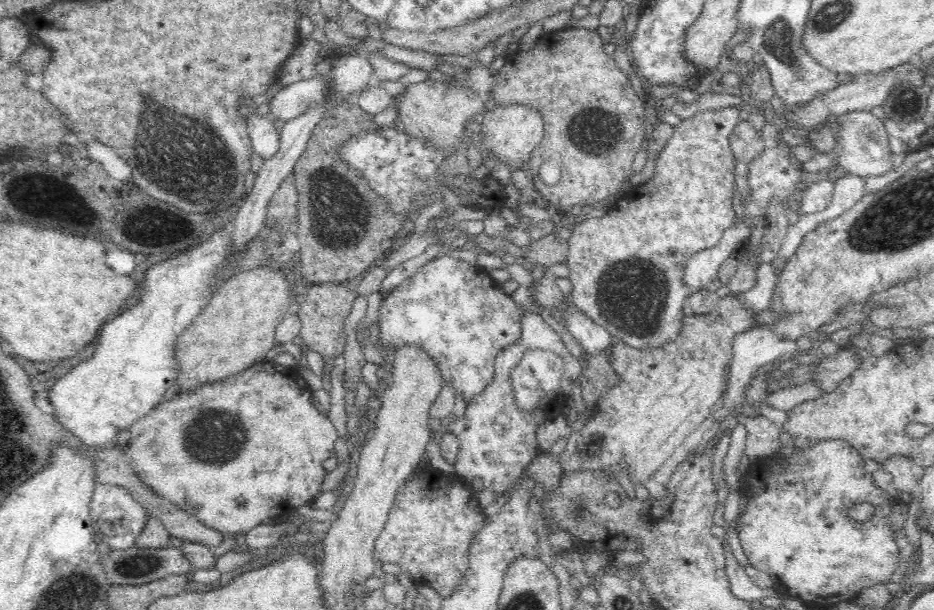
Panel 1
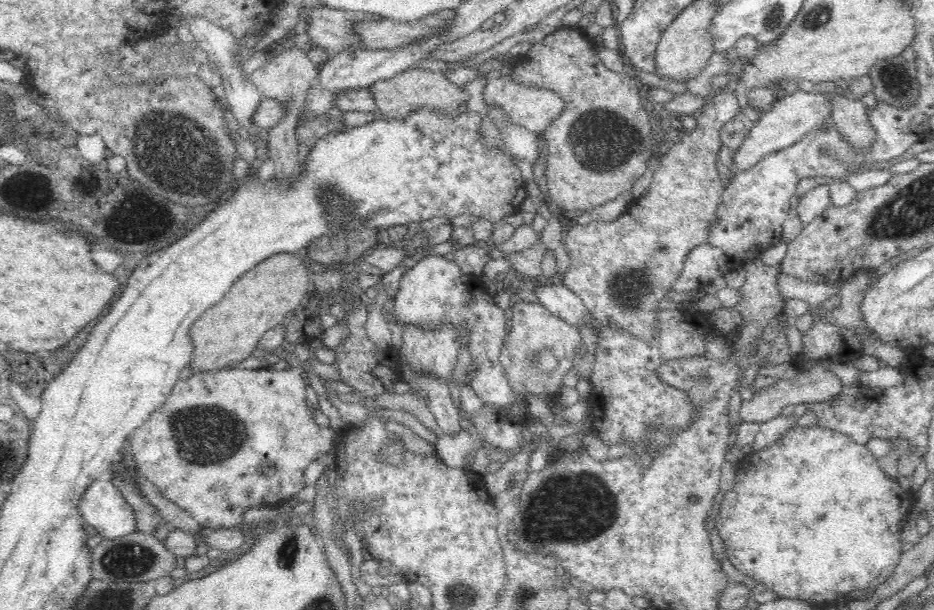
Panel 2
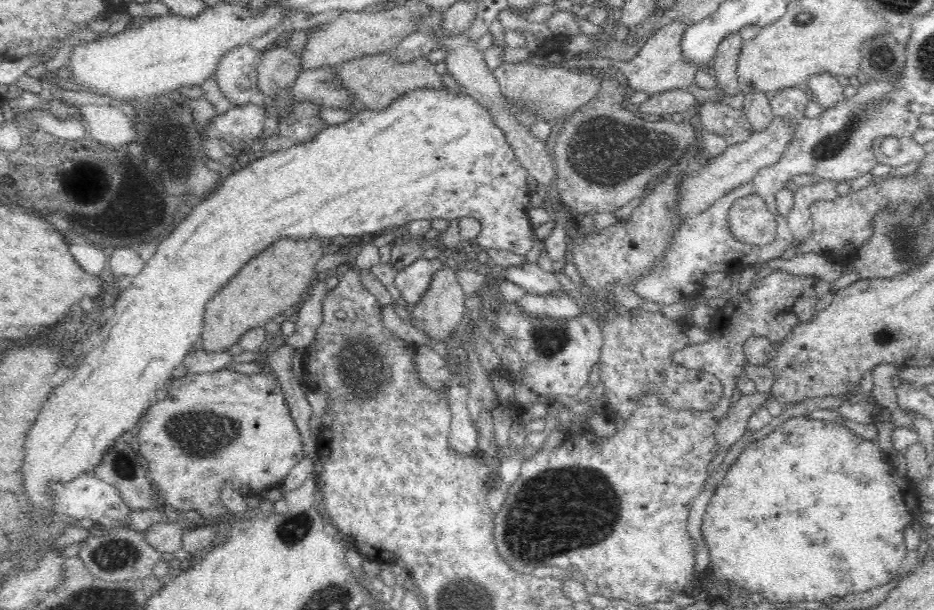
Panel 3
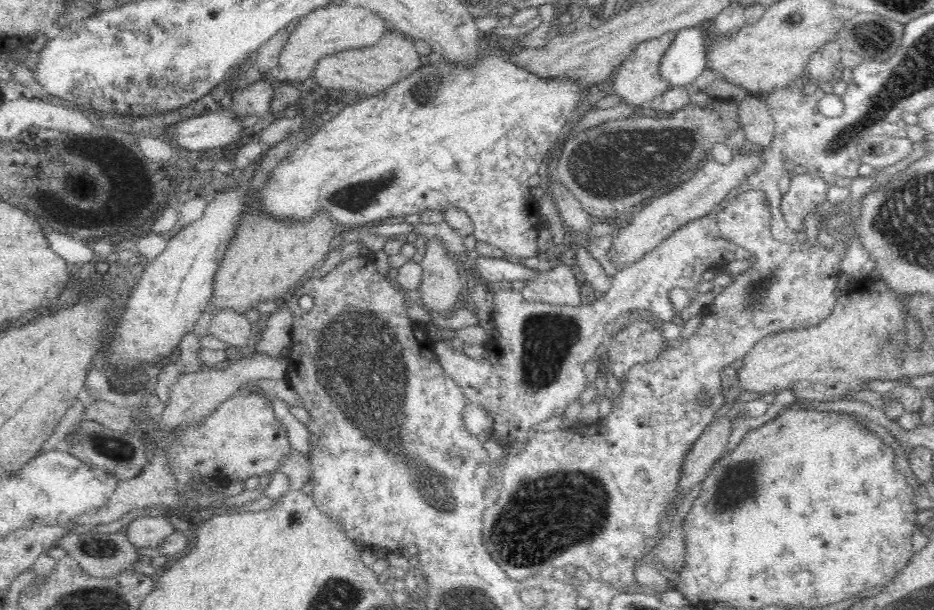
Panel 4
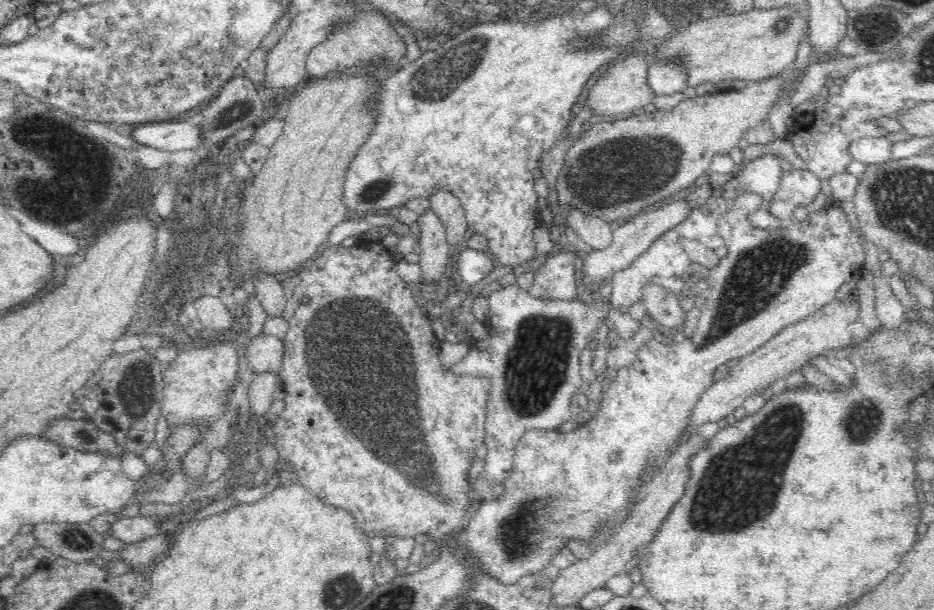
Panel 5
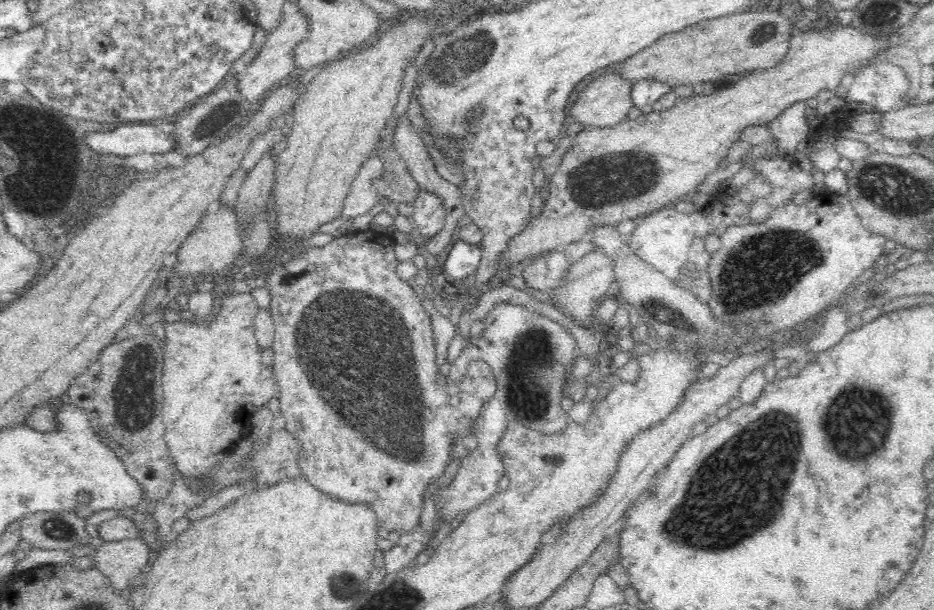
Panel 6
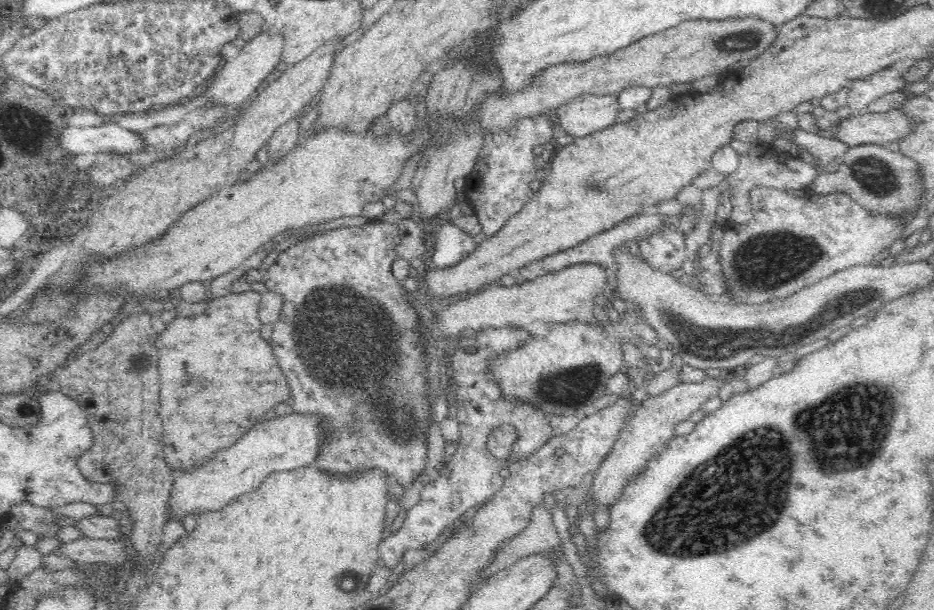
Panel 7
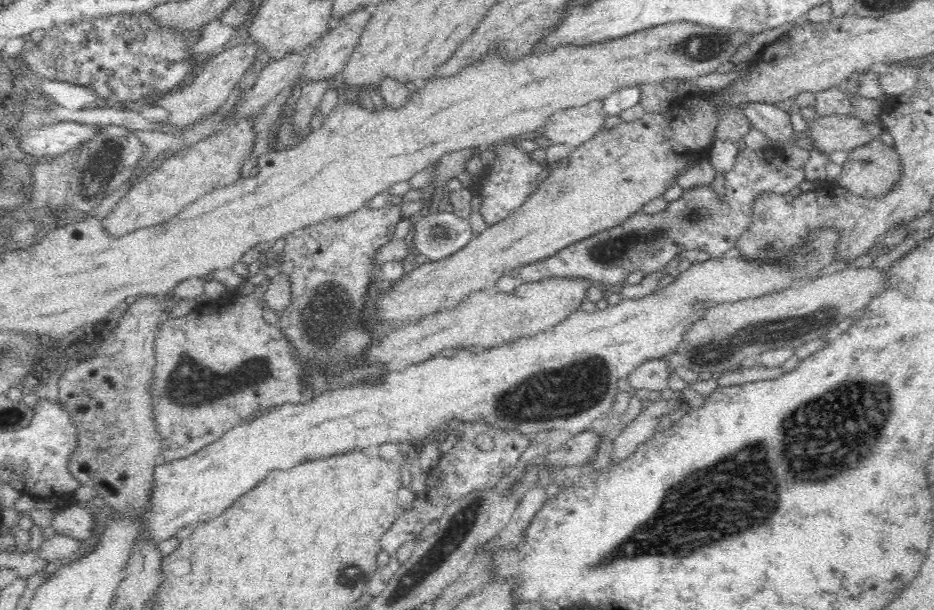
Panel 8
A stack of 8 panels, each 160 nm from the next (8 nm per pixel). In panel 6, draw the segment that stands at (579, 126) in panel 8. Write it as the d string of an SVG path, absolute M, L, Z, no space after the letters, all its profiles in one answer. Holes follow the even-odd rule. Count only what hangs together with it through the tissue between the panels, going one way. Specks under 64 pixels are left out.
M606 72L604 75L593 80L579 92L577 100L570 107L570 114L576 122L586 128L608 127L618 124L627 118L628 110L633 106L631 88L634 86L629 80L622 78L617 72Z

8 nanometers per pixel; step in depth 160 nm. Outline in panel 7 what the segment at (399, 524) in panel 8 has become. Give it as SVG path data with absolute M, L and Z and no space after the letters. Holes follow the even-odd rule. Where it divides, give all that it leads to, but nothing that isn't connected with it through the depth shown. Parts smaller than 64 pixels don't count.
M502 326L502 328L484 328L473 335L462 335L459 338L450 363L454 370L454 380L461 439L452 460L440 470L440 475L420 491L420 500L406 513L406 520L396 532L386 533L379 544L381 564L393 569L403 554L411 549L420 549L444 534L446 527L454 524L464 512L472 506L484 504L488 498L500 490L505 478L500 475L500 469L509 466L509 460L501 460L491 455L487 449L490 433L503 425L512 425L518 429L518 438L512 446L512 457L524 459L535 454L551 438L552 426L546 422L546 414L534 410L530 404L510 404L504 400L504 395L498 383L486 372L488 358L500 354L504 350L516 348L525 343L532 335L525 328ZM484 368L484 372L482 372Z

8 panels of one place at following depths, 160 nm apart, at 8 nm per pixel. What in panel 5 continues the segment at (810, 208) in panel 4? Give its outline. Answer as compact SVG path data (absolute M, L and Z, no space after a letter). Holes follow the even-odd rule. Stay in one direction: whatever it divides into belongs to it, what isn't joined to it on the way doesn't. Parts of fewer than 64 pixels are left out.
M807 166L783 170L780 187L769 206L769 213L786 222L796 206L808 206L821 192L820 179Z

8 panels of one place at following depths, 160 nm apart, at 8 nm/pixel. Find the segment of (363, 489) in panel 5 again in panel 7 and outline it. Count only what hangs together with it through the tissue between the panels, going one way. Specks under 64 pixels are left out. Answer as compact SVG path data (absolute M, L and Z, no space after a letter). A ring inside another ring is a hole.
M369 220L361 226L347 226L337 229L322 230L314 237L309 237L298 244L291 245L282 251L275 263L264 273L265 286L270 291L280 293L284 297L279 322L274 323L271 346L273 347L276 360L288 380L291 390L290 405L294 414L312 414L321 418L321 428L324 431L323 450L319 453L318 459L314 462L316 466L322 466L326 472L334 472L344 478L353 477L354 473L366 469L380 469L389 478L391 491L397 484L410 488L410 485L422 474L427 462L427 448L424 433L430 430L432 422L432 404L428 401L429 383L427 380L426 358L424 358L424 339L420 340L420 335L424 336L422 323L426 316L422 318L420 314L414 312L411 303L406 302L404 289L401 281L393 275L392 265L398 258L394 248L394 238L398 237L398 223L388 223ZM338 316L338 318L336 318ZM340 320L370 320L370 322L342 322ZM344 338L344 340L342 340ZM356 396L356 398L354 398ZM430 418L430 420L428 420Z

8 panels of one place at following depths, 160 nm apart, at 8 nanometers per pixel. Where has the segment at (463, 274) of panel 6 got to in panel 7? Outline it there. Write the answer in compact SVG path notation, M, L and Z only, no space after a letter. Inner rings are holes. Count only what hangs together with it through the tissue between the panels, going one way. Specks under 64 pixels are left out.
M446 216L442 224L429 225L425 229L427 238L432 232L434 236L434 251L430 252L432 267L441 269L456 264L476 246L474 237L456 227Z

